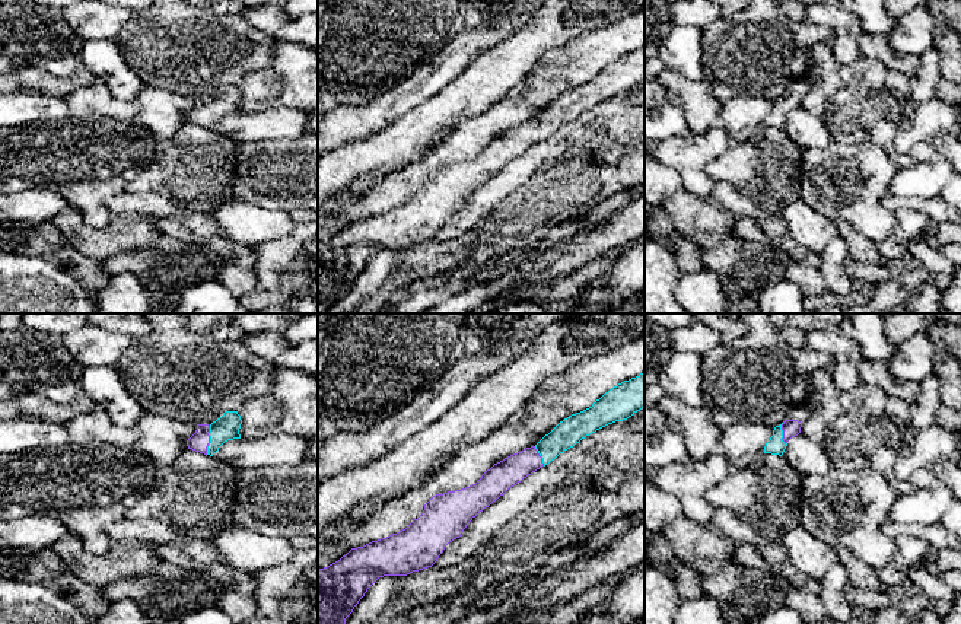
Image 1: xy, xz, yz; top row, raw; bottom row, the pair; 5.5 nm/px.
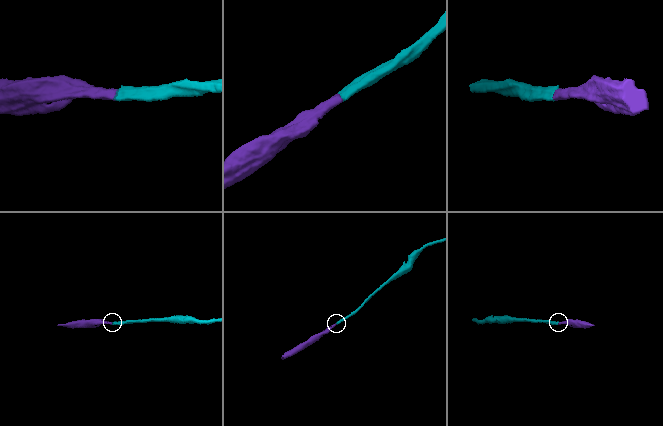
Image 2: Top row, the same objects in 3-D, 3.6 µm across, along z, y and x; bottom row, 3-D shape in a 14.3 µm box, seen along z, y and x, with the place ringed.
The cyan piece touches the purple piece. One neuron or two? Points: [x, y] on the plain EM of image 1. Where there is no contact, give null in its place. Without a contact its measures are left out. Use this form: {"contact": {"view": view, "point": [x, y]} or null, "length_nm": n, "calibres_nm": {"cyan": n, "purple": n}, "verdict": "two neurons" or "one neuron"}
{"contact": {"view": "xy", "point": [210, 114]}, "length_nm": 160, "calibres_nm": {"cyan": 140, "purple": 110}, "verdict": "one neuron"}

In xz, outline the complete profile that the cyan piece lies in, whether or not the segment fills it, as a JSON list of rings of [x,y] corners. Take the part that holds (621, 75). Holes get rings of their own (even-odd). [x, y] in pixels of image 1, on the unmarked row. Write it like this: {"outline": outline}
{"outline": [[[645,45],[611,61],[589,82],[560,95],[535,120],[494,137],[475,157],[433,169],[424,178],[423,187],[405,203],[363,220],[351,222],[338,235],[318,242],[318,313],[324,313],[334,305],[346,300],[346,292],[379,251],[407,249],[413,245],[432,241],[445,220],[459,211],[467,198],[509,162],[537,143],[548,139],[586,109],[615,95],[627,93],[642,82],[645,82]]]}

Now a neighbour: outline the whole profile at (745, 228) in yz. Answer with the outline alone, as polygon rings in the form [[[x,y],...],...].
[[[738,217],[732,236],[761,243],[769,241],[769,235],[751,217]]]

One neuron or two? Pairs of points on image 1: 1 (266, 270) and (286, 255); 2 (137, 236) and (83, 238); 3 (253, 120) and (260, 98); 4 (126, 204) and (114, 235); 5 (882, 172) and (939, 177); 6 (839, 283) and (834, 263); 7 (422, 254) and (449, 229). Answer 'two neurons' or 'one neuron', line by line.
1: one neuron
2: one neuron
3: two neurons
4: two neurons
5: two neurons
6: one neuron
7: two neurons

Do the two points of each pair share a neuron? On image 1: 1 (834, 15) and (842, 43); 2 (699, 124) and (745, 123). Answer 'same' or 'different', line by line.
1: same
2: different

